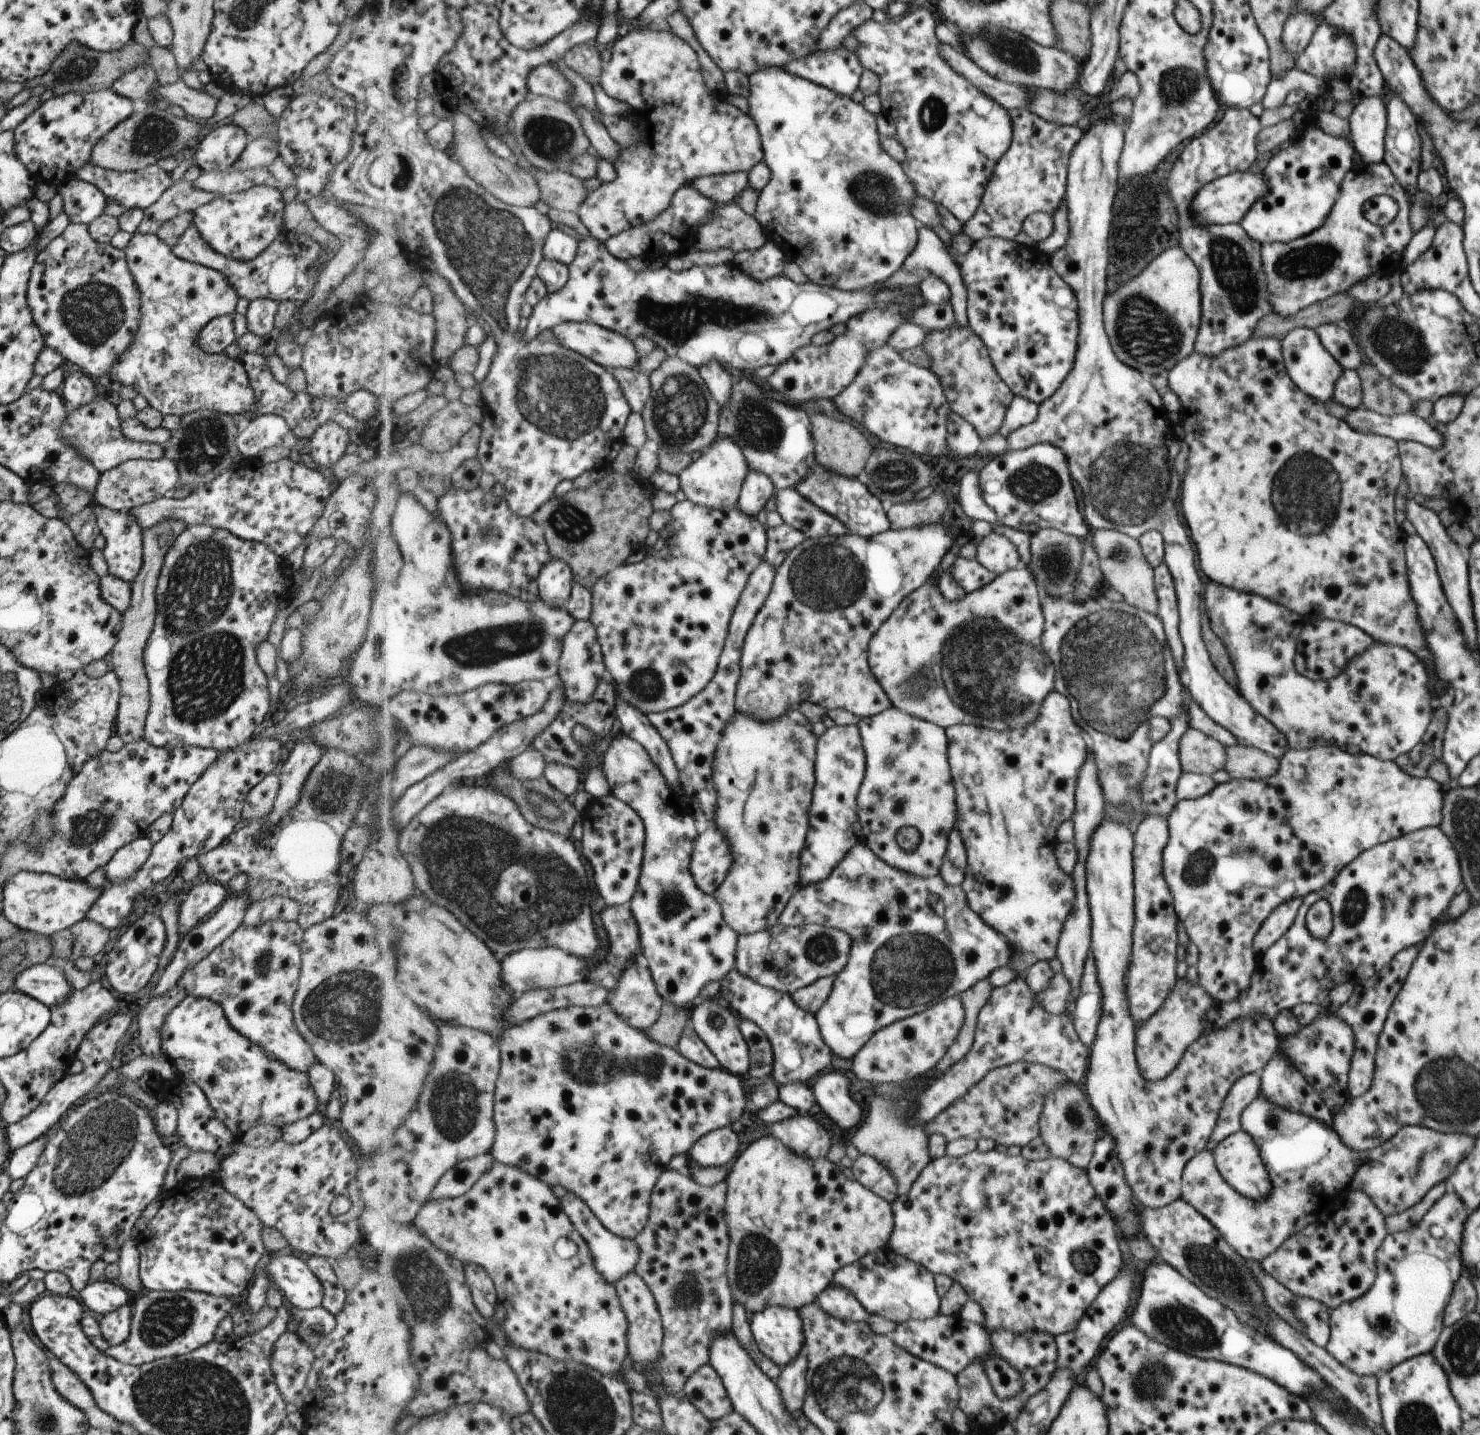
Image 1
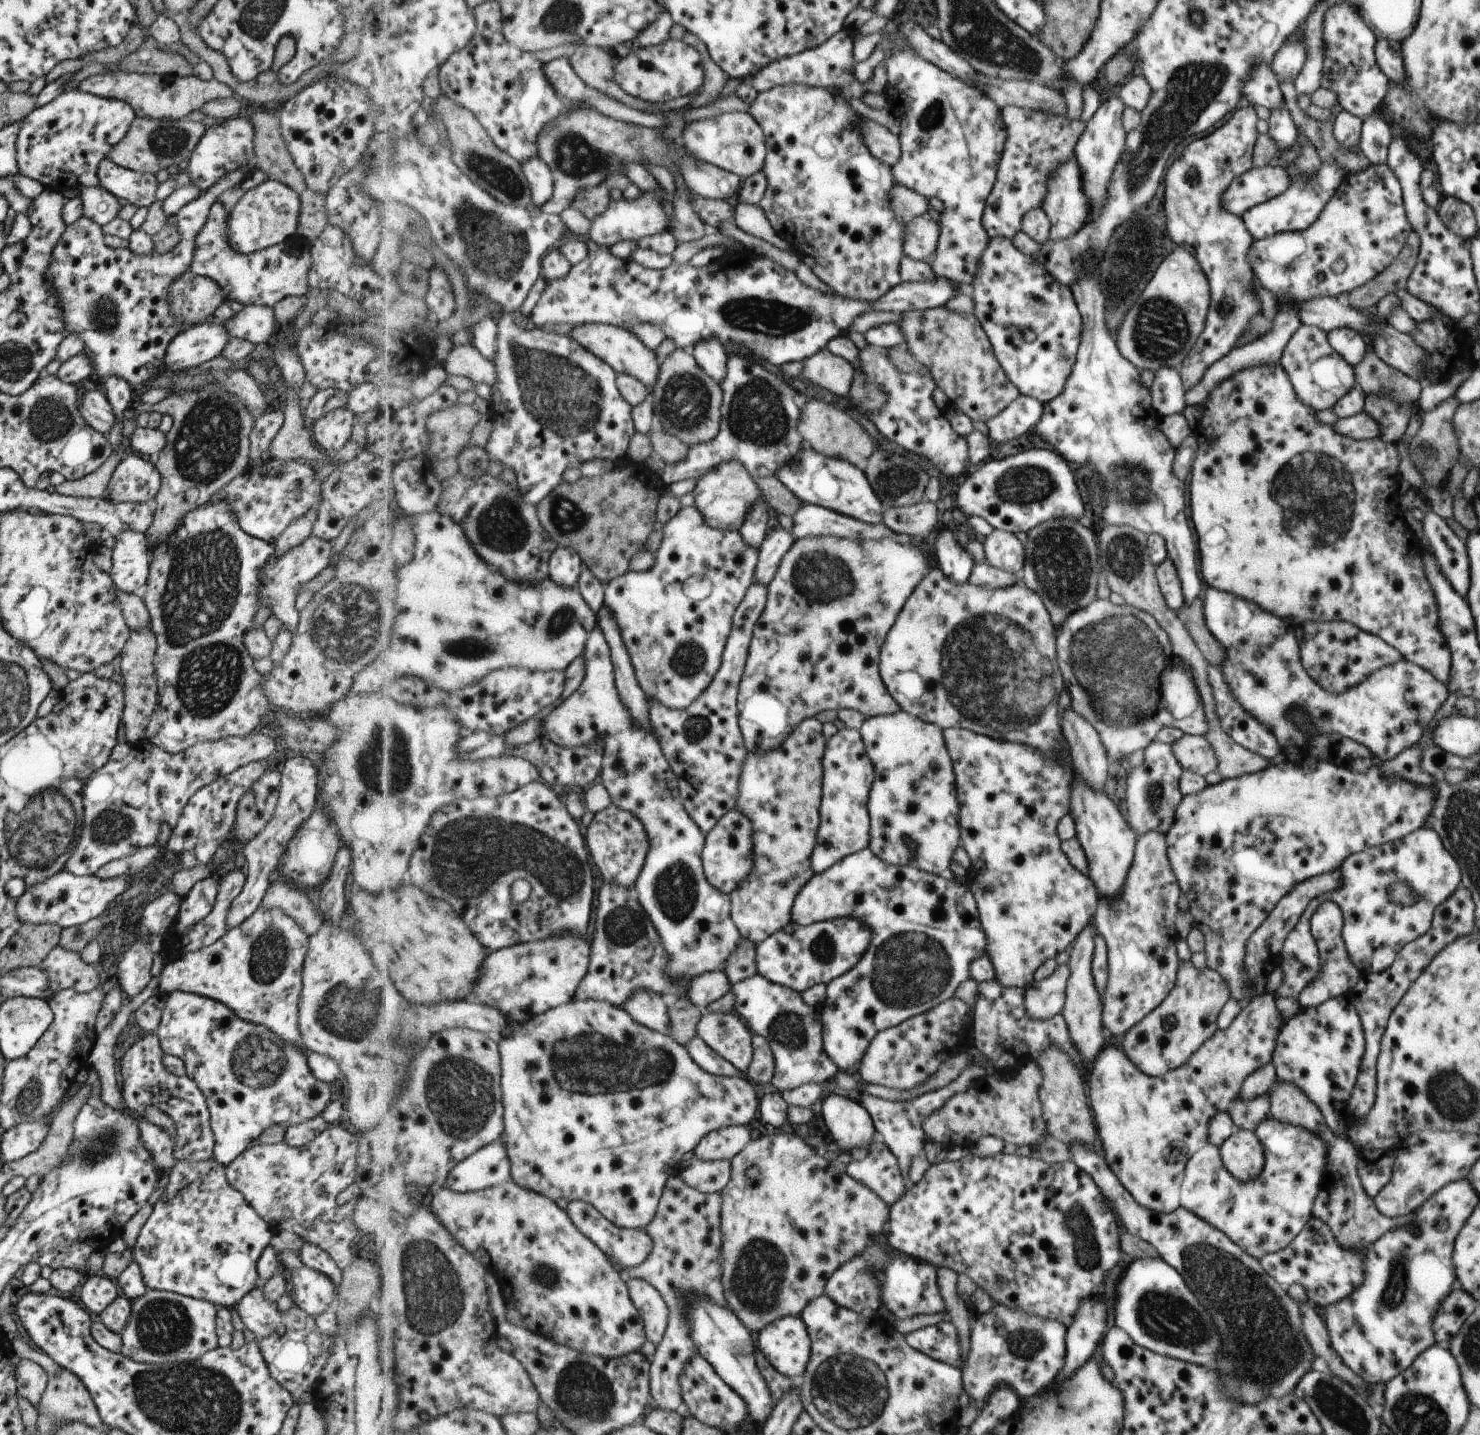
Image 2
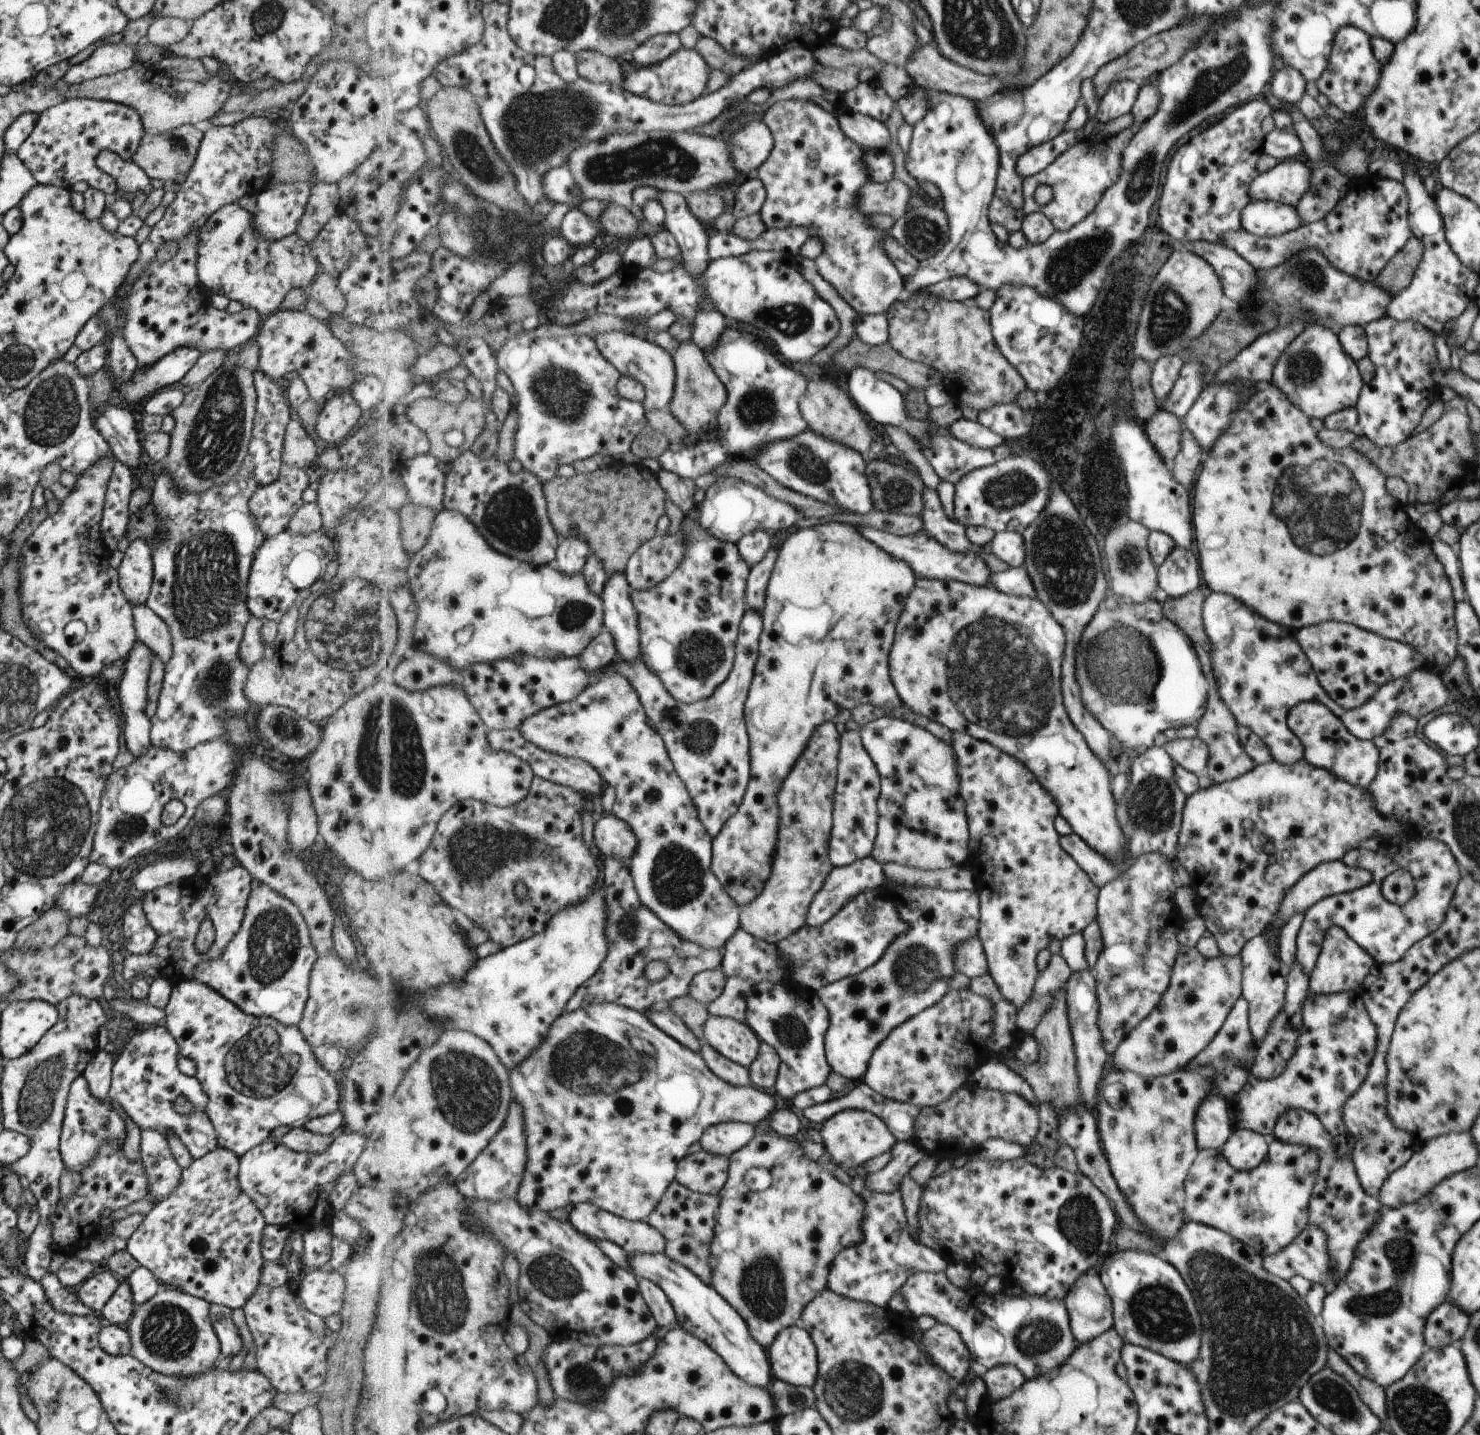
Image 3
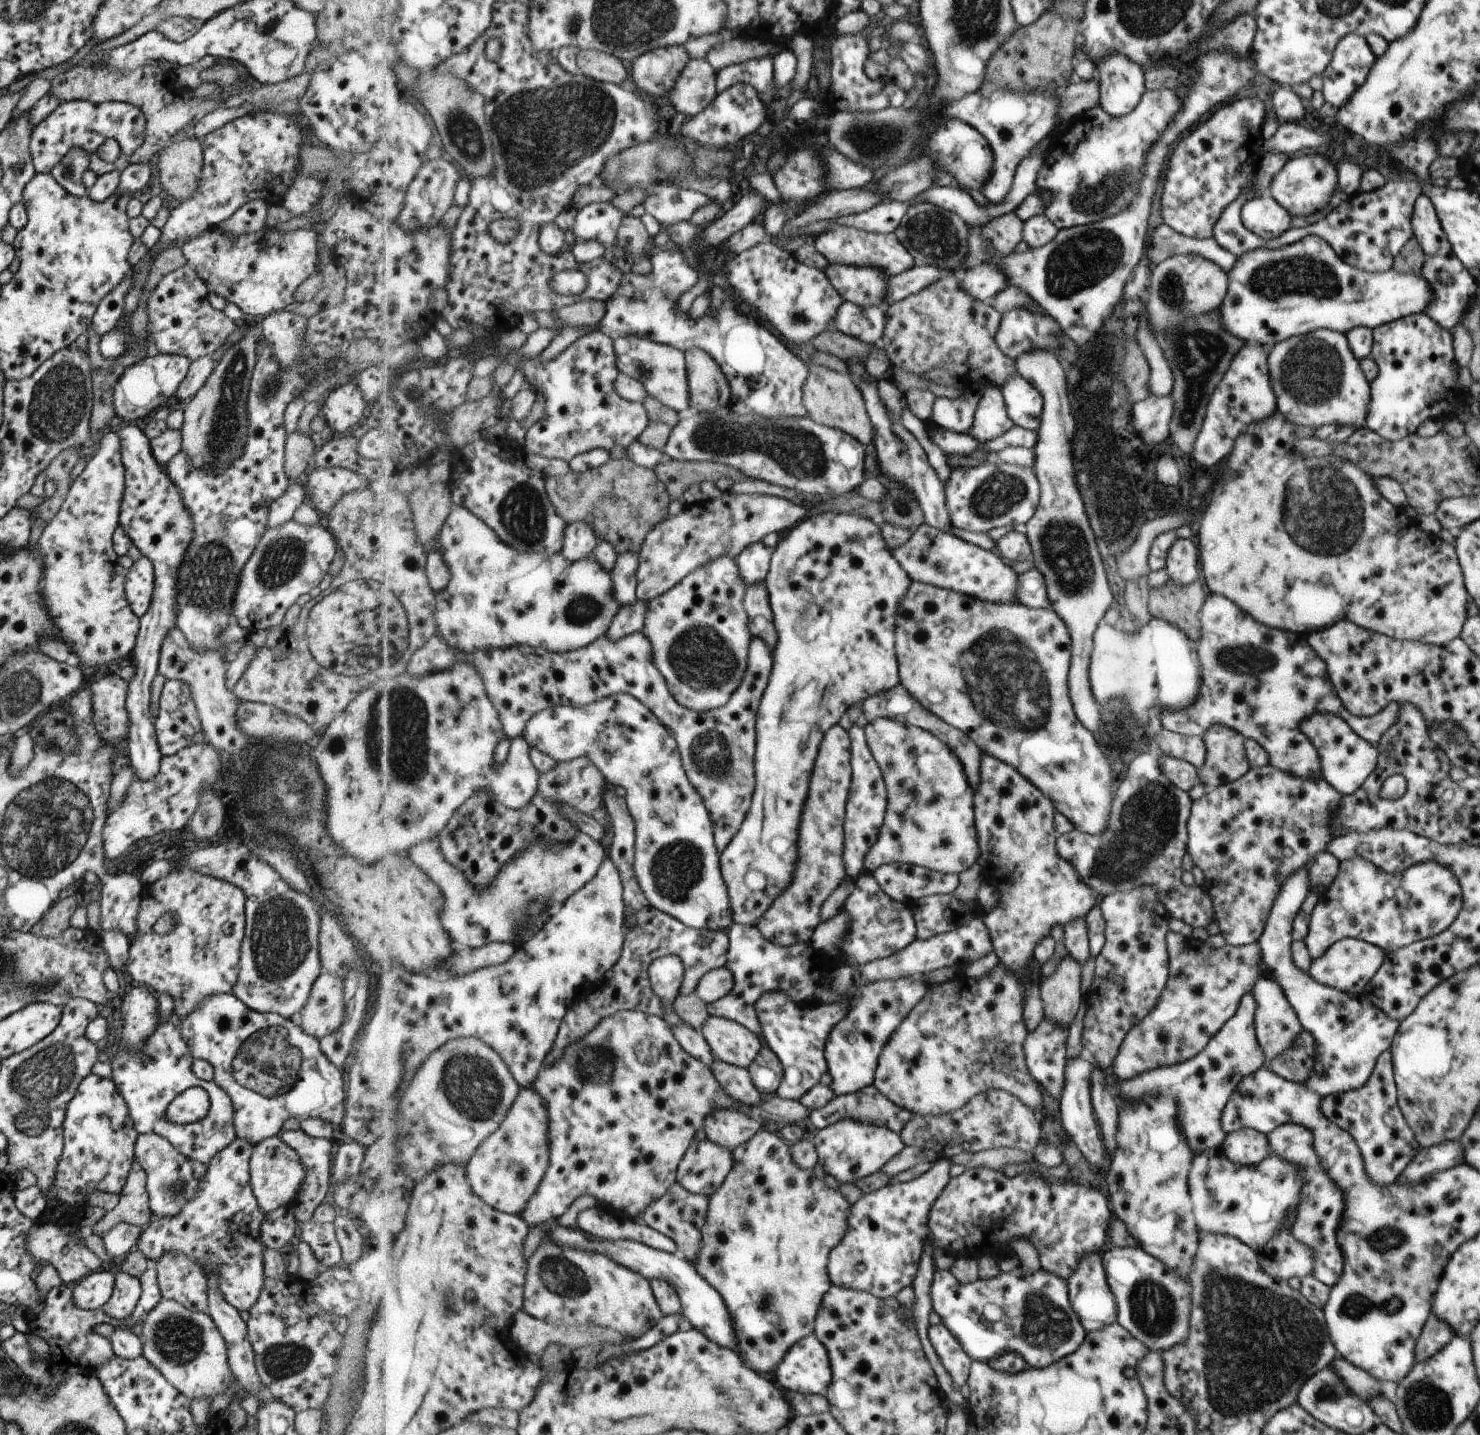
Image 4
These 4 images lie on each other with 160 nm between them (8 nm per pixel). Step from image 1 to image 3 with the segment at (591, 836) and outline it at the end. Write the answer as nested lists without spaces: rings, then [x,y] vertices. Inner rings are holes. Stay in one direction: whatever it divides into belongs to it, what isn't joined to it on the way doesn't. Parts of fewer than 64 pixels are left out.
[[[613,813],[610,815],[603,814],[603,817],[594,823],[594,842],[603,858],[613,855],[614,857],[623,859],[627,863],[629,863],[637,848],[637,837],[631,826],[624,820],[616,817]]]

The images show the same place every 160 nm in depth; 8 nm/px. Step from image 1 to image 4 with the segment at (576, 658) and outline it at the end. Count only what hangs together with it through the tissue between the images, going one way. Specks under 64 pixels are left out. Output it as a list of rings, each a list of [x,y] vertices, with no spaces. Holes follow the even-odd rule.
[[[617,693],[611,697],[604,698],[603,701],[593,703],[584,707],[574,707],[573,705],[561,705],[550,709],[545,709],[537,713],[531,721],[528,722],[524,730],[523,740],[526,740],[531,748],[538,748],[541,752],[552,756],[558,763],[566,763],[579,757],[589,757],[596,767],[601,769],[605,780],[610,786],[621,786],[626,790],[625,801],[627,808],[633,813],[636,822],[636,877],[639,879],[641,888],[646,892],[650,903],[659,910],[678,918],[687,926],[709,930],[729,930],[734,924],[734,914],[732,901],[728,891],[728,883],[725,882],[723,871],[721,870],[720,856],[721,852],[716,845],[715,826],[711,822],[709,810],[705,806],[704,798],[696,786],[689,780],[688,774],[684,767],[680,746],[674,734],[661,722],[660,718],[638,698],[627,693]]]

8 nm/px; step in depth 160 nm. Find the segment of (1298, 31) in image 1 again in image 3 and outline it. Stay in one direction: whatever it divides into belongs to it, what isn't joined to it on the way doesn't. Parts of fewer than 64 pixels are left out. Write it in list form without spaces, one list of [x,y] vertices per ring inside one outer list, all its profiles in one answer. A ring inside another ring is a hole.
[[[1284,65],[1279,66],[1273,74],[1272,81],[1269,82],[1271,94],[1285,104],[1299,102],[1299,98],[1304,96],[1303,88],[1305,88],[1305,82],[1300,71]]]

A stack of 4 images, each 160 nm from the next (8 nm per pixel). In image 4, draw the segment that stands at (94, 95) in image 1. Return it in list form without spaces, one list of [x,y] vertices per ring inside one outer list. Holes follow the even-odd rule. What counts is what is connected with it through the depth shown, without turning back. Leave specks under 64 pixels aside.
[[[81,99],[63,101],[32,128],[28,149],[34,171],[36,173],[49,173],[70,148],[79,147],[88,152],[88,170],[93,171],[97,177],[112,170],[121,172],[129,164],[127,160],[129,154],[135,152],[143,144],[143,126],[144,120],[141,111],[136,106],[123,101],[103,101],[99,104]],[[107,139],[113,139],[120,148],[119,156],[113,162],[102,161],[101,157],[96,153],[100,144]]]

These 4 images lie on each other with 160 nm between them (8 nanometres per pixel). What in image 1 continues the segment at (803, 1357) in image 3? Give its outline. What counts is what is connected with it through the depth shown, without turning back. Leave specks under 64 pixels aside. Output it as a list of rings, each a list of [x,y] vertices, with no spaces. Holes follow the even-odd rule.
[[[770,1306],[752,1316],[752,1329],[760,1349],[782,1369],[803,1352],[804,1319],[797,1309]]]

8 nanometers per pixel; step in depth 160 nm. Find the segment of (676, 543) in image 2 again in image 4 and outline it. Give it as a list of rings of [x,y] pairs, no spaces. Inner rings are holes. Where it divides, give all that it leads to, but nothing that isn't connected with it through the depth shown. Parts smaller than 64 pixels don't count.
[[[726,556],[688,574],[673,589],[650,602],[643,632],[652,640],[657,668],[667,679],[672,695],[684,707],[702,713],[724,707],[744,681],[754,639],[748,627],[750,620],[744,605],[747,590],[737,560]]]

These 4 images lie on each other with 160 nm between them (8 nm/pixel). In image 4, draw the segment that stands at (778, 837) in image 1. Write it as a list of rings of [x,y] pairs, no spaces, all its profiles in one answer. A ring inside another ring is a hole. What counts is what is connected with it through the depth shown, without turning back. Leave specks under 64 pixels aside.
[[[835,725],[824,738],[820,746],[819,758],[816,760],[810,785],[810,796],[806,803],[806,809],[802,815],[802,826],[800,830],[800,860],[798,869],[794,875],[792,885],[773,903],[771,909],[765,913],[760,922],[755,925],[771,942],[781,946],[790,947],[797,943],[811,942],[816,928],[822,923],[822,908],[828,898],[840,888],[841,883],[846,880],[847,872],[845,866],[844,852],[846,832],[844,829],[847,816],[848,798],[852,788],[852,738],[844,726]]]

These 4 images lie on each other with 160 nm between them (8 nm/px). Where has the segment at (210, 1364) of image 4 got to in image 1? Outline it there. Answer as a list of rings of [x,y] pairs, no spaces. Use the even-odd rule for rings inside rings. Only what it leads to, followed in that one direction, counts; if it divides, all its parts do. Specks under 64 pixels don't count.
[[[146,1290],[139,1294],[131,1307],[127,1338],[121,1344],[109,1346],[101,1352],[119,1362],[137,1366],[157,1359],[184,1355],[213,1341],[219,1321],[232,1312],[227,1297],[214,1297],[201,1291],[180,1290],[173,1293]]]

